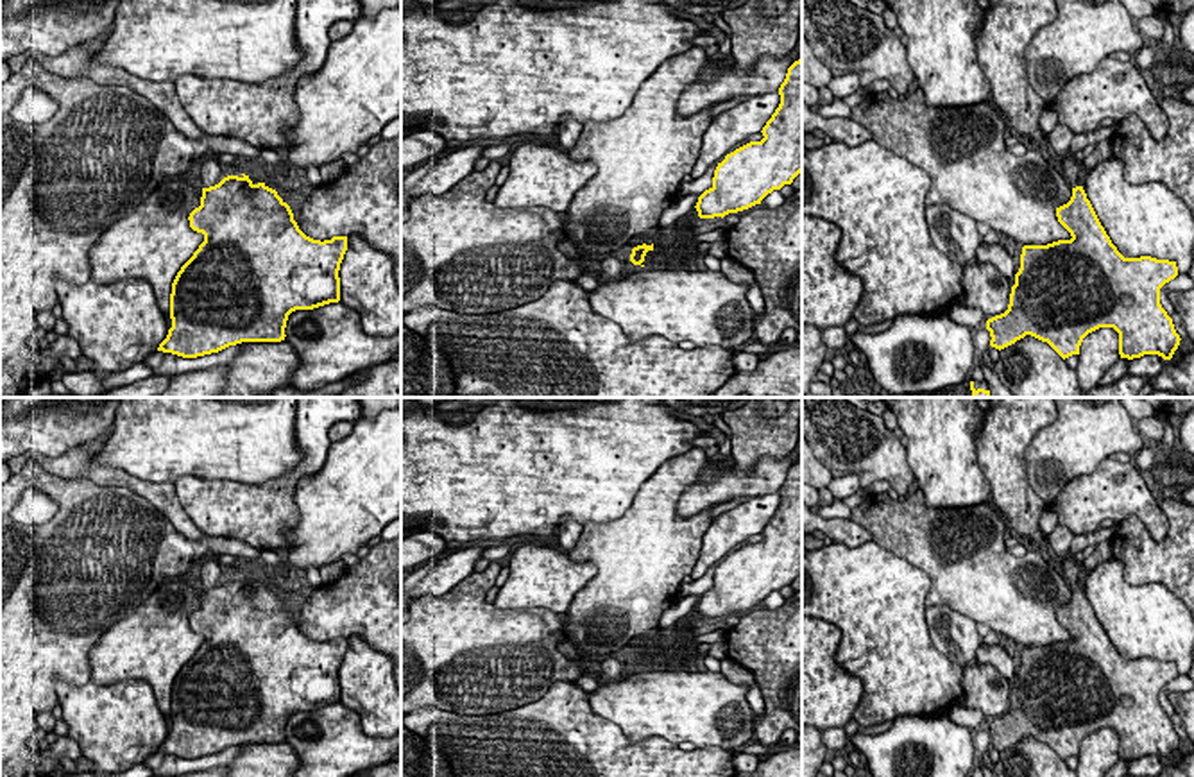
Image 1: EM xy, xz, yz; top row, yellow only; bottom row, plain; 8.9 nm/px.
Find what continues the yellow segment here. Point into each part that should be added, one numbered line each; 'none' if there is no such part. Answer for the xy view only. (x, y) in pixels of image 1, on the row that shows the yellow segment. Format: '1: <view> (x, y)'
1: xy (212, 172)

